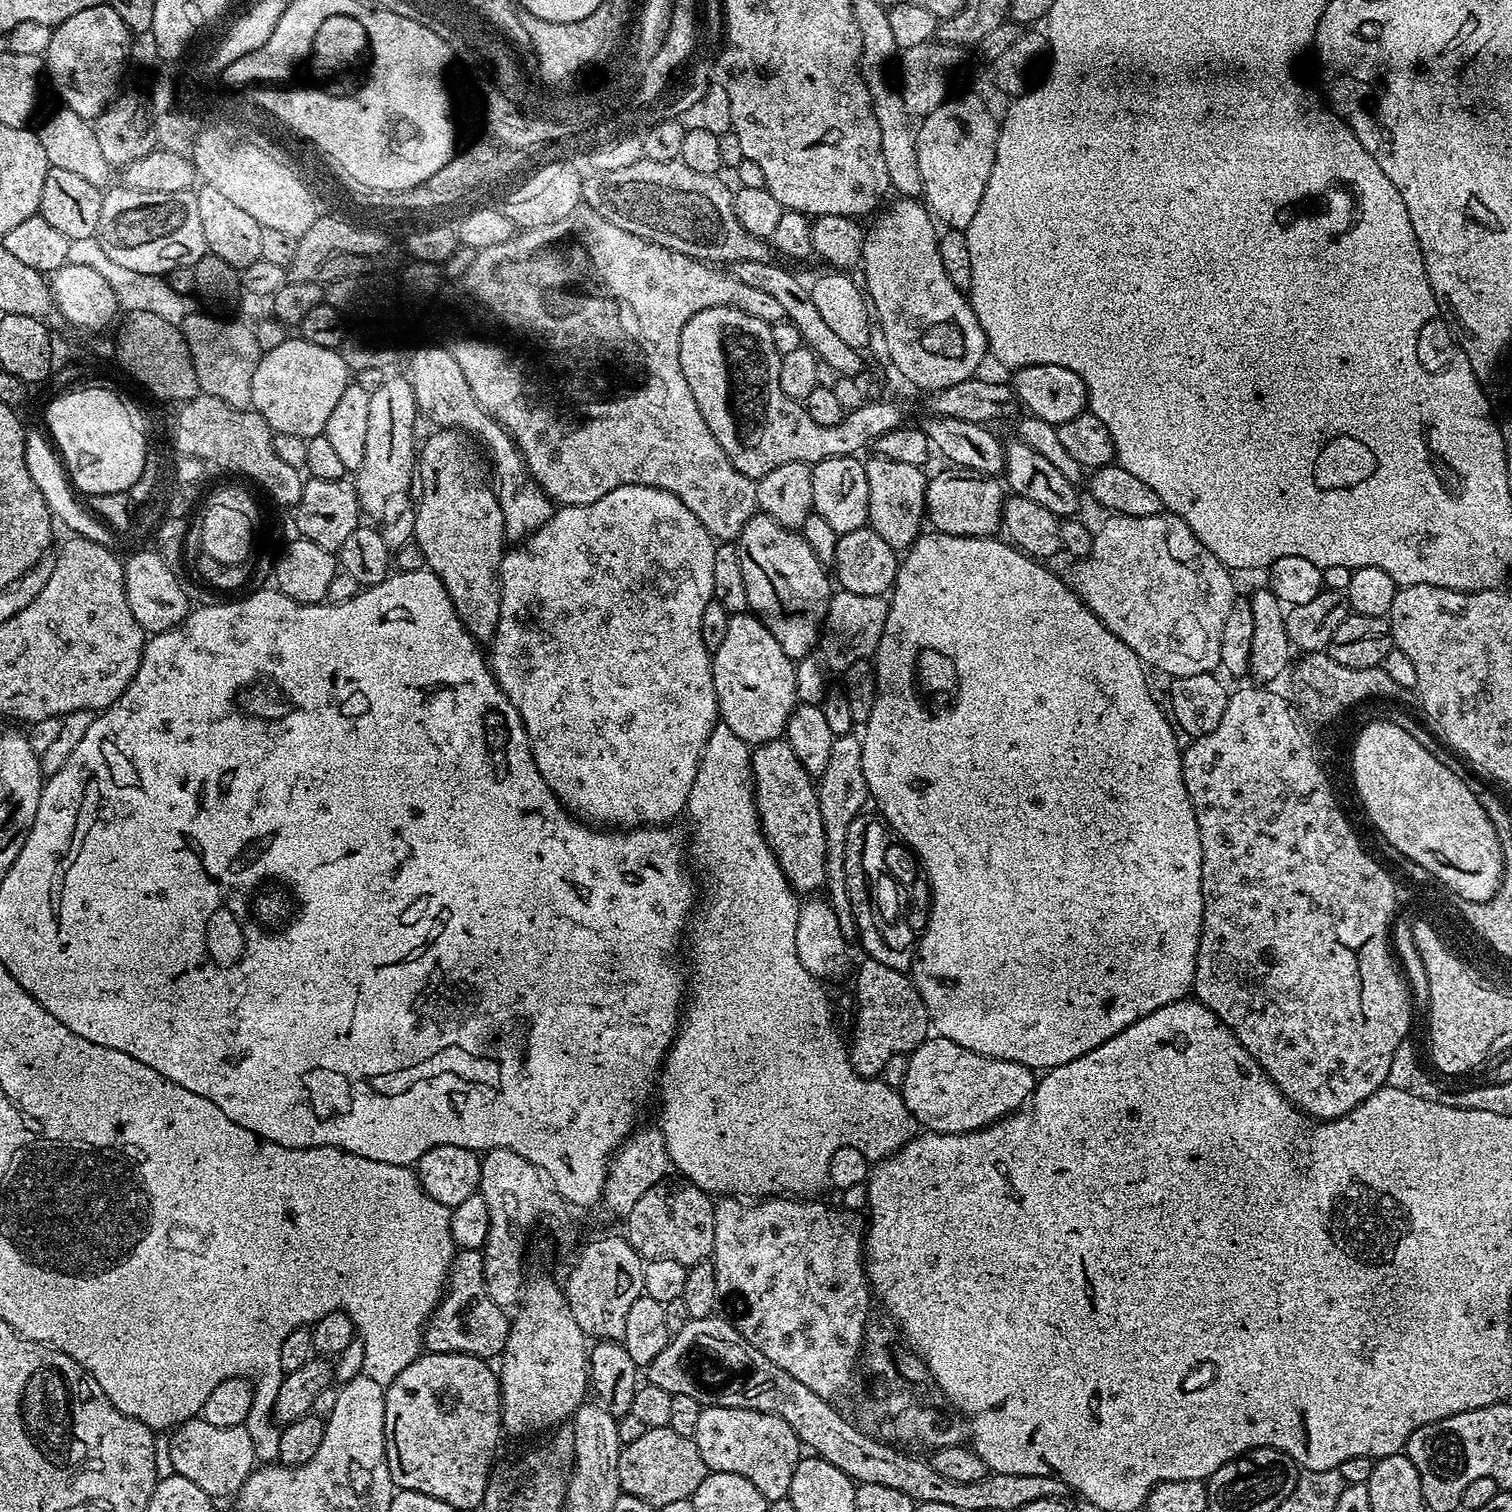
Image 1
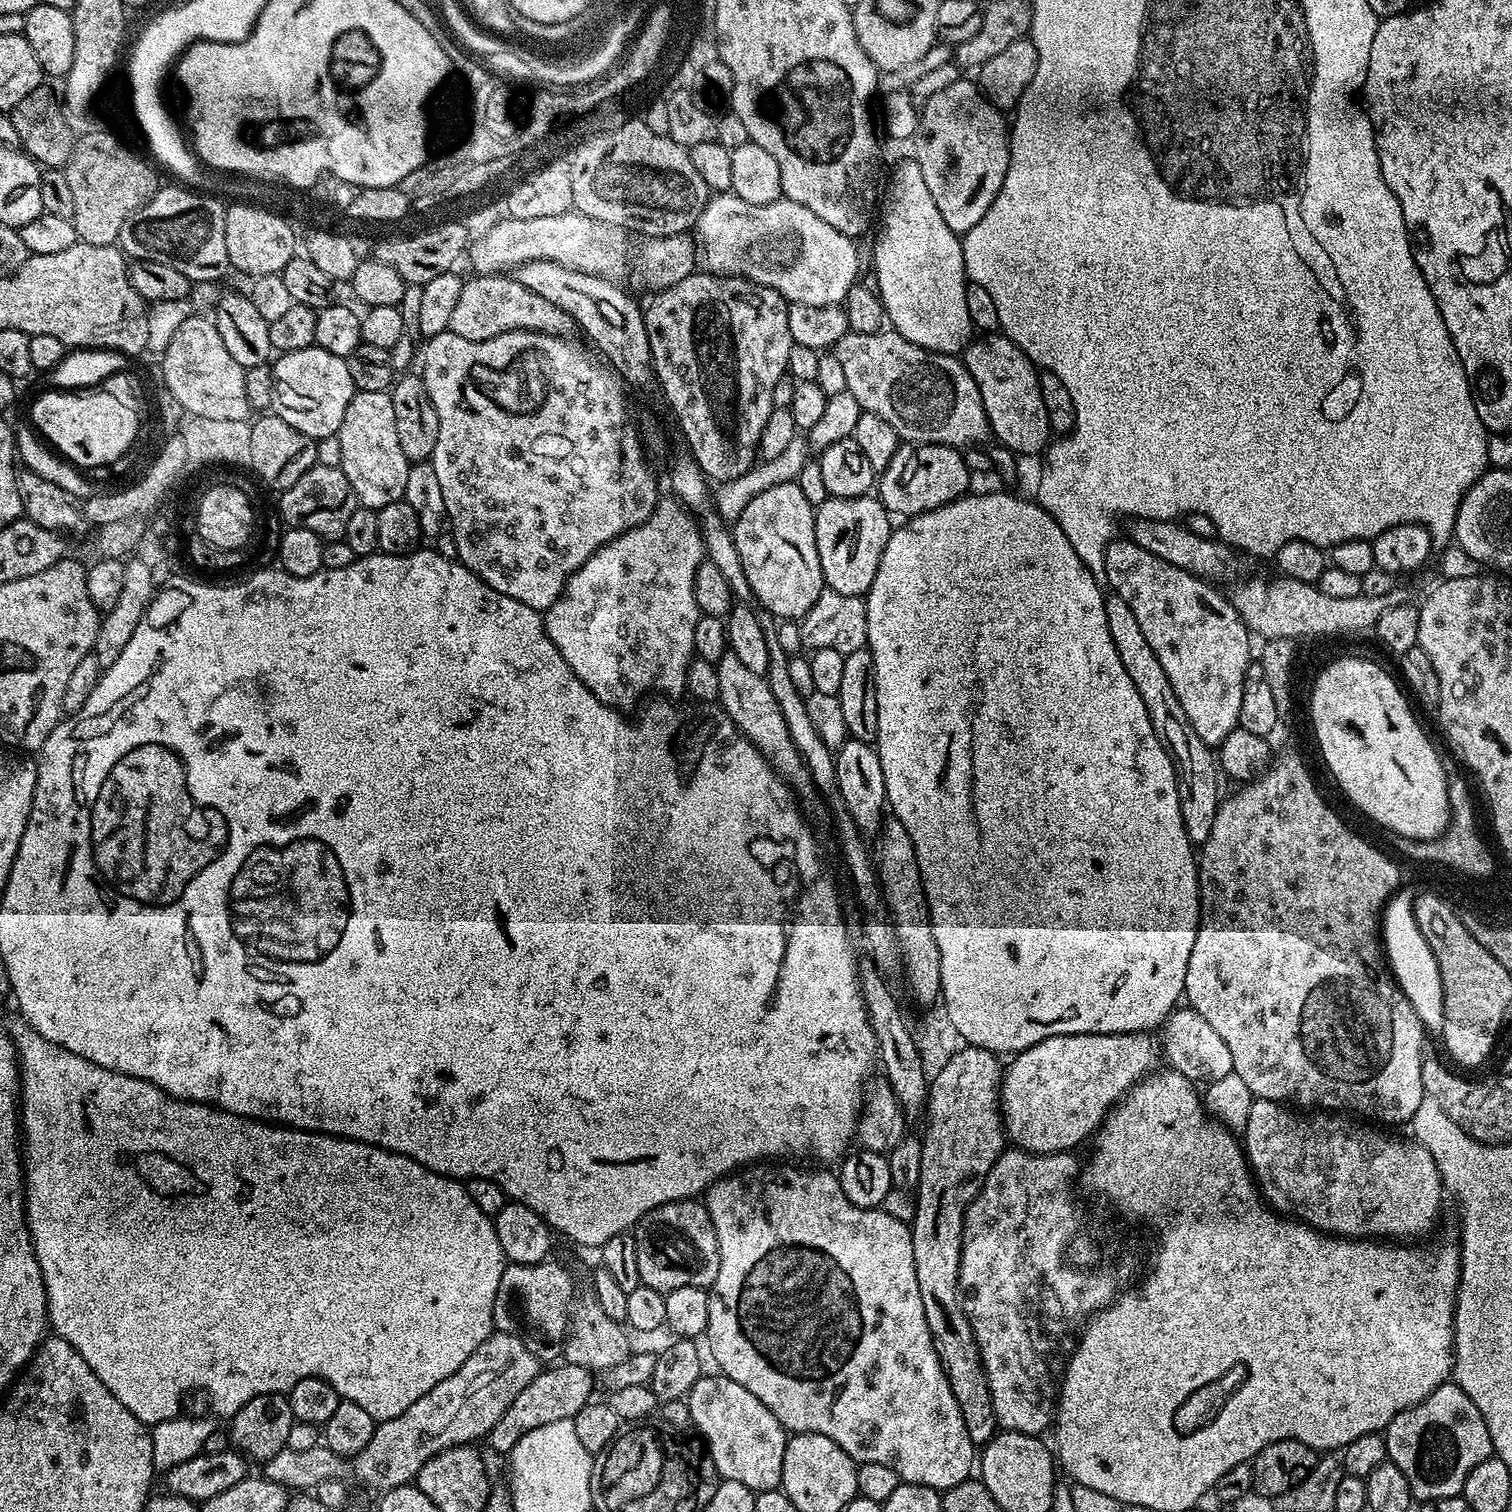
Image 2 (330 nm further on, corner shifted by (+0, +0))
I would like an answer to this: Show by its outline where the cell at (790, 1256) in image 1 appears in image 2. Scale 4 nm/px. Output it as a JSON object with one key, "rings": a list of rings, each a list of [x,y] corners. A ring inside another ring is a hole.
{"rings":[[[748,1166],[743,1170],[737,1170],[729,1175],[721,1176],[709,1184],[706,1189],[706,1207],[710,1218],[714,1222],[714,1230],[718,1234],[718,1250],[720,1251],[720,1261],[718,1262],[718,1278],[714,1278],[712,1287],[708,1293],[708,1301],[710,1302],[710,1322],[708,1323],[708,1331],[706,1333],[706,1341],[708,1340],[708,1348],[712,1351],[712,1356],[716,1359],[716,1364],[723,1375],[728,1376],[734,1382],[738,1382],[738,1386],[746,1386],[746,1390],[750,1390],[750,1394],[754,1394],[754,1398],[758,1398],[758,1402],[762,1402],[774,1414],[774,1418],[778,1418],[778,1422],[789,1433],[799,1434],[801,1432],[817,1432],[826,1438],[830,1438],[830,1442],[834,1442],[853,1460],[857,1465],[869,1464],[870,1462],[878,1462],[881,1466],[890,1466],[890,1470],[894,1470],[900,1475],[901,1481],[906,1484],[921,1484],[927,1488],[937,1490],[947,1490],[958,1486],[961,1482],[969,1479],[974,1472],[974,1445],[970,1434],[966,1434],[966,1422],[962,1422],[962,1410],[958,1410],[958,1401],[954,1398],[954,1390],[950,1390],[950,1382],[944,1373],[942,1362],[938,1358],[938,1354],[934,1350],[934,1342],[930,1330],[926,1326],[926,1310],[922,1310],[922,1294],[918,1290],[918,1274],[914,1270],[914,1246],[912,1245],[912,1229],[907,1223],[900,1221],[898,1218],[892,1217],[888,1212],[880,1208],[859,1208],[854,1206],[846,1198],[846,1194],[842,1194],[842,1186],[839,1179],[835,1175],[832,1176],[828,1172],[807,1172],[804,1168],[760,1168],[764,1166]]]}

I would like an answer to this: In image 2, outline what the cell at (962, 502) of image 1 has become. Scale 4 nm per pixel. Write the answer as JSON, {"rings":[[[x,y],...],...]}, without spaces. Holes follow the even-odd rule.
{"rings":[[[921,444],[911,451],[904,461],[892,460],[878,476],[878,499],[893,517],[911,518],[924,512],[934,512],[954,503],[969,491],[970,473],[964,461],[964,452],[959,447]]]}

